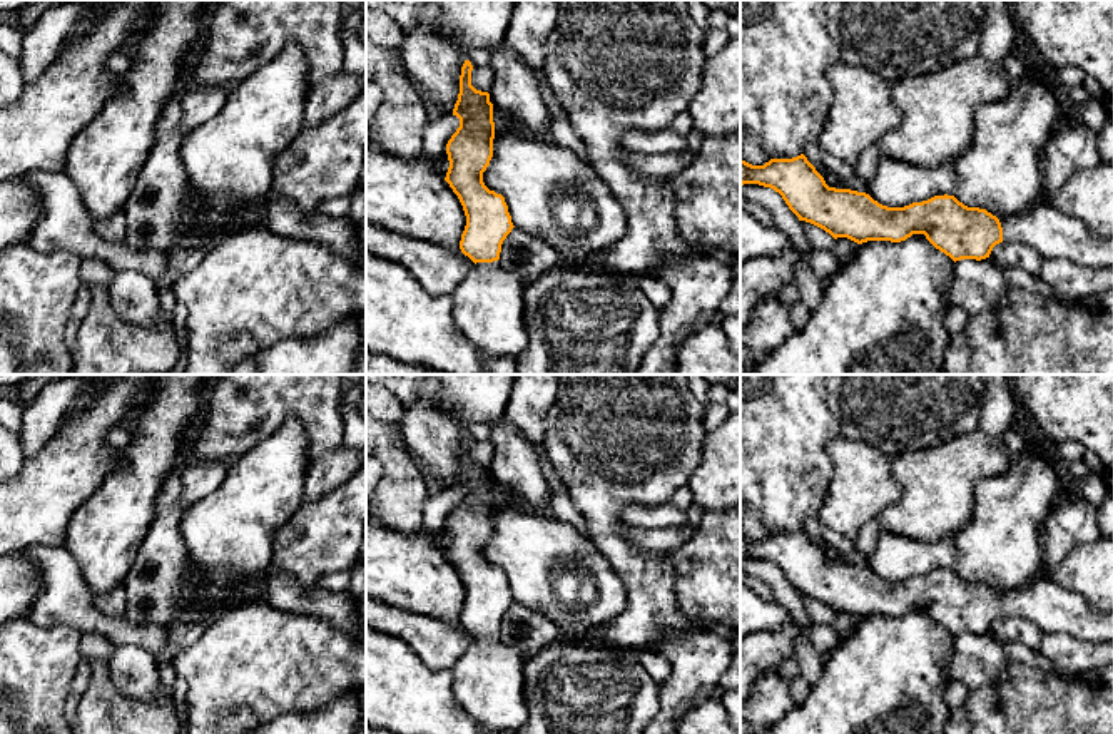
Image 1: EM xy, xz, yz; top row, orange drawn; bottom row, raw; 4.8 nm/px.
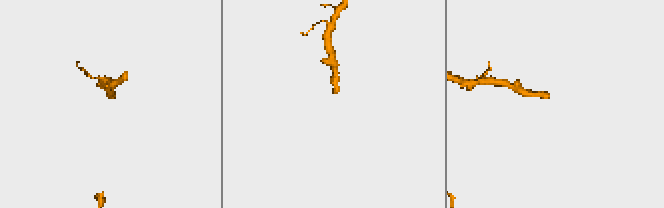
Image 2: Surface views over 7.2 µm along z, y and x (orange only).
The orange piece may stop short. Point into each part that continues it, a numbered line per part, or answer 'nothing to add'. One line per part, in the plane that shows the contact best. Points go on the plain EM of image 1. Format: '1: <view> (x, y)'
1: xz (488, 681)

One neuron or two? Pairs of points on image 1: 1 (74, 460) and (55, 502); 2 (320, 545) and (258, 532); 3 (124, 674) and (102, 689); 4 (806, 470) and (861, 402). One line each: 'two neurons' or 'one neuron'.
1: one neuron
2: two neurons
3: two neurons
4: two neurons

